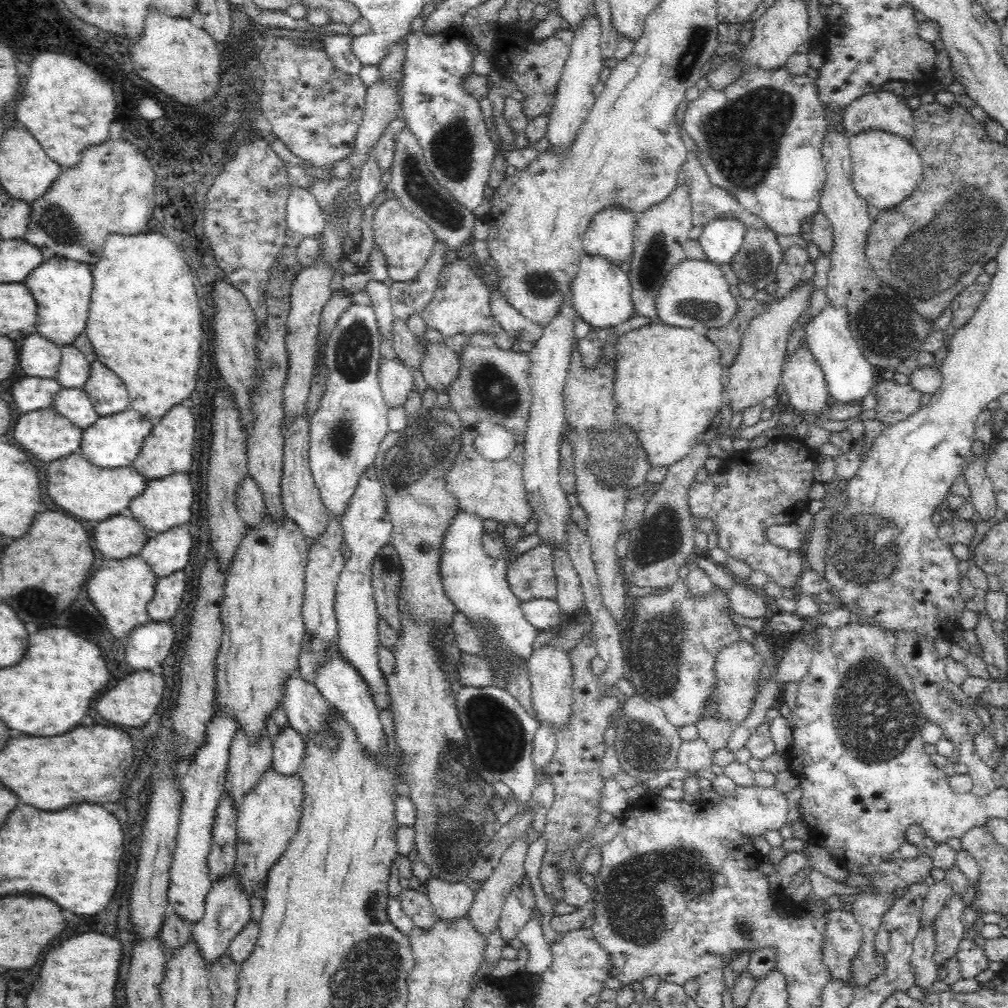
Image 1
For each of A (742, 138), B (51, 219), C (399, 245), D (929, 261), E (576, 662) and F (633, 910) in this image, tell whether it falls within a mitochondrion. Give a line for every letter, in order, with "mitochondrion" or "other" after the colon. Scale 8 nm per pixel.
A: mitochondrion
B: mitochondrion
C: other
D: mitochondrion
E: other
F: mitochondrion

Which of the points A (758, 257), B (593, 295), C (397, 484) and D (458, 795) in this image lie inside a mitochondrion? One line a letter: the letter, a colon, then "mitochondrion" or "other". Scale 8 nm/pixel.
A: mitochondrion
B: other
C: other
D: mitochondrion

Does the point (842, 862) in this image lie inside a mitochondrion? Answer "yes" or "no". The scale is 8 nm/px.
no

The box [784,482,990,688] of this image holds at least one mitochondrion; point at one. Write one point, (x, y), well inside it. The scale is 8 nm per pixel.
(870, 549)

